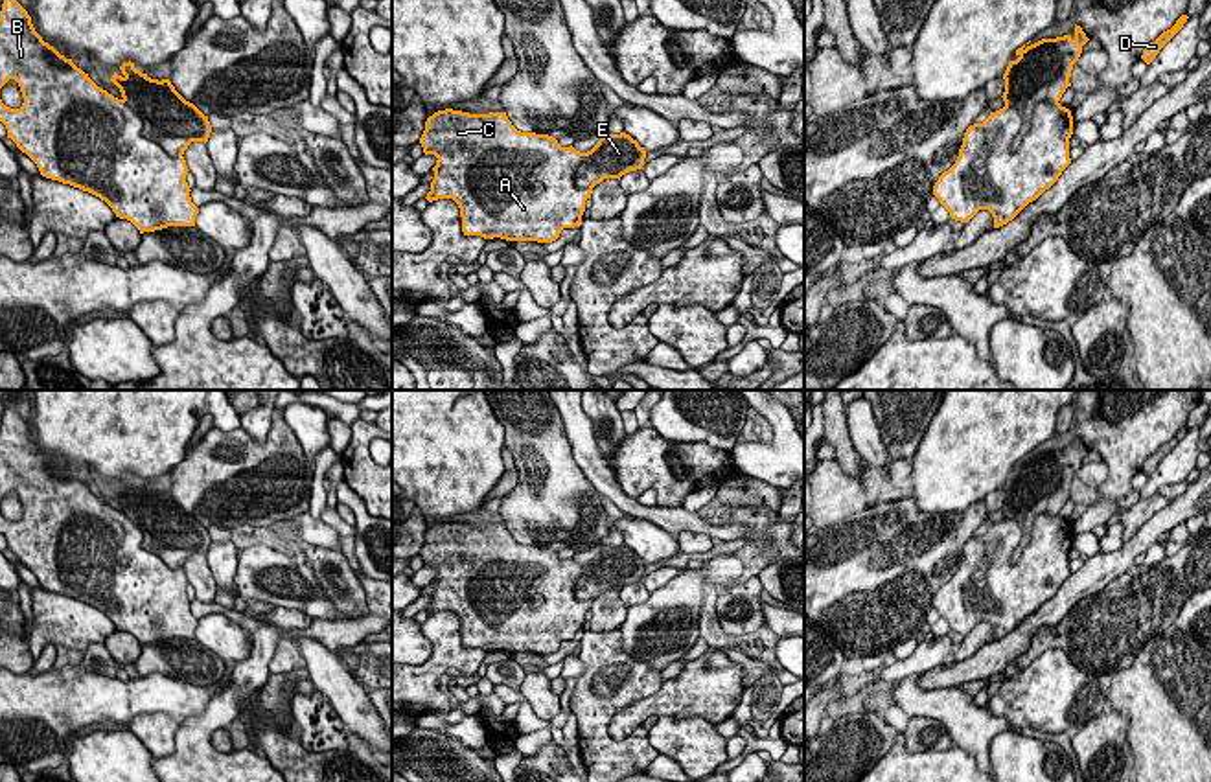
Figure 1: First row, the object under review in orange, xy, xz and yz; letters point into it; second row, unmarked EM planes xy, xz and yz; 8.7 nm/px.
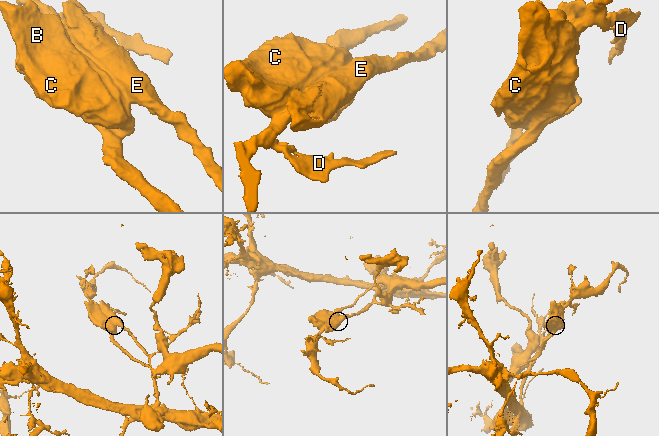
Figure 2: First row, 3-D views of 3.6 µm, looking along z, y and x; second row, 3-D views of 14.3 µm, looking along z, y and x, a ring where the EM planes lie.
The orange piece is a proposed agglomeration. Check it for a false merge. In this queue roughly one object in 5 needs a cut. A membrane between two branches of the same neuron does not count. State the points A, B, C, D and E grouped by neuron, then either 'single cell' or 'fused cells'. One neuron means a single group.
A B C / D E | fused cells

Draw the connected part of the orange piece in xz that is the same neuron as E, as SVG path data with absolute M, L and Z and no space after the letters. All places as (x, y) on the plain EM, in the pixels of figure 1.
M604 546L598 556L583 565L583 574L574 585L578 602L594 600L604 591L618 591L629 583L642 581L644 559L629 546Z

